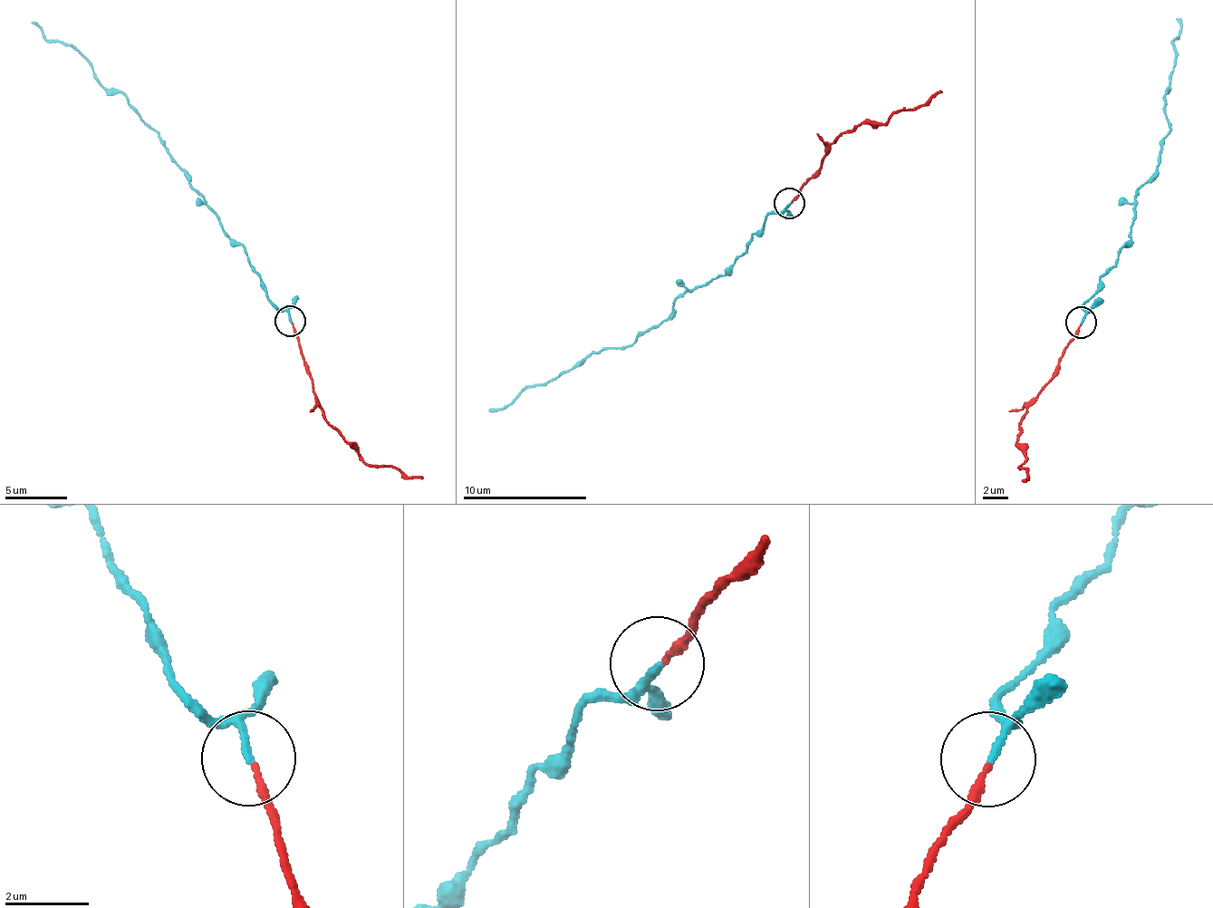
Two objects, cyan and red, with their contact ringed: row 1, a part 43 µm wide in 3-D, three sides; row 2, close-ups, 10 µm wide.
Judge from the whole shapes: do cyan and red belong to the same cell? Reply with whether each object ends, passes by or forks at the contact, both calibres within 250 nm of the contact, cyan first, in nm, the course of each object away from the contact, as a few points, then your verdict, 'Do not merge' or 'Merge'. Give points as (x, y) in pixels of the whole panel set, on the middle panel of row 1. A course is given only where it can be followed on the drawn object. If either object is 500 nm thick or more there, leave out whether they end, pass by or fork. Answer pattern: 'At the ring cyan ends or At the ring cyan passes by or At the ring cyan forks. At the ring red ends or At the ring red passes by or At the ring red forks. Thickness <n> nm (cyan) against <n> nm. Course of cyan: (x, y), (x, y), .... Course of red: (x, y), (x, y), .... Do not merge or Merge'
At the ring cyan passes by. At the ring red ends. Thickness 110 nm (cyan) against 180 nm. Course of cyan: (788, 204), (768, 216), (732, 267), (675, 300), (669, 315), (634, 342), (592, 354), (488, 412). Course of red: (792, 204), (842, 135), (894, 114), (917, 111), (943, 91). Merge

